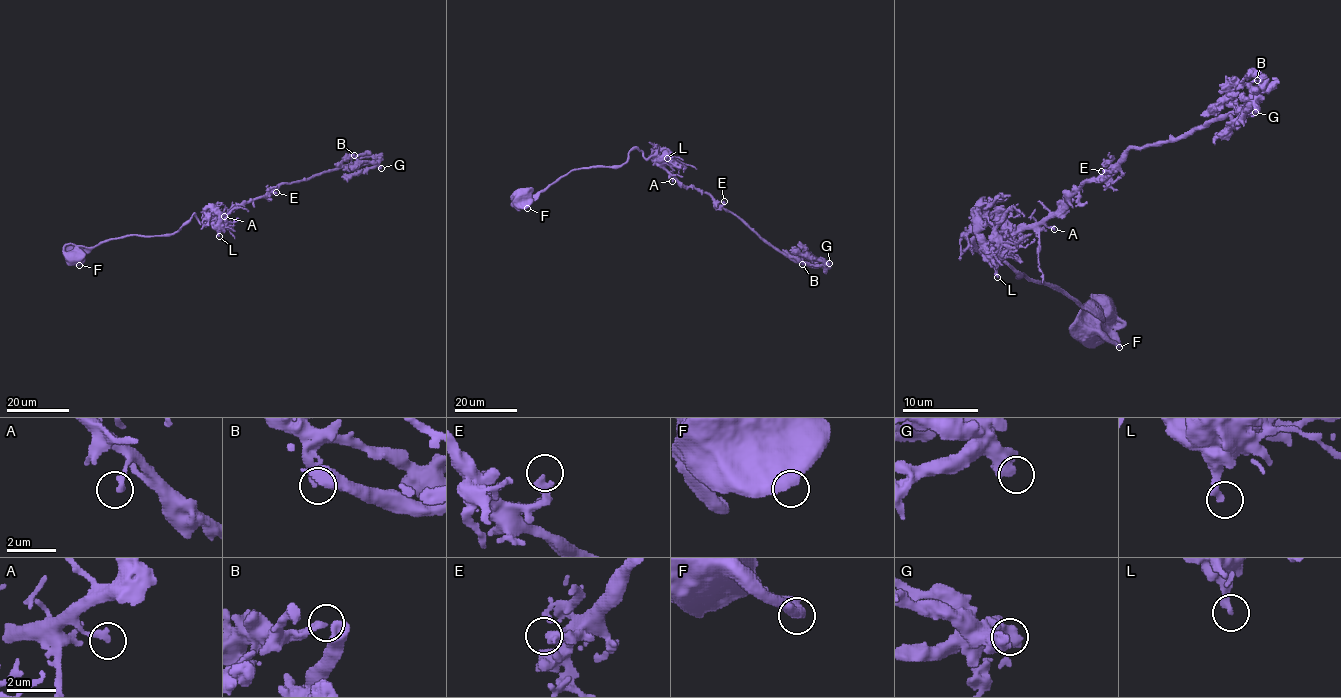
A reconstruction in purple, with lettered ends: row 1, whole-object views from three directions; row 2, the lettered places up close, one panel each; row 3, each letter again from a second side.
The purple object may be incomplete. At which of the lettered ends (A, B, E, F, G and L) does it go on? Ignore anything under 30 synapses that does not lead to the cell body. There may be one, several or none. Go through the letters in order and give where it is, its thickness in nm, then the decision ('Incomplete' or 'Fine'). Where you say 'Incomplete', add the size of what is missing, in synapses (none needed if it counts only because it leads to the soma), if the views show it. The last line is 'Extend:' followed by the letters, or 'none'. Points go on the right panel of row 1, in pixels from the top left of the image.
A: Place: (1054, 229). Thickness 260 nm. Fine
B: Place: (1257, 80). Thickness 280 nm. Fine
E: Place: (1101, 171). Thickness 340 nm. Incomplete. Roughly 80 synapses
F: Place: (1119, 347). Thickness 650 nm. Fine
G: Place: (1255, 112). Thickness 600 nm. Fine
L: Place: (997, 277). Thickness 280 nm. Fine
Extend: E

